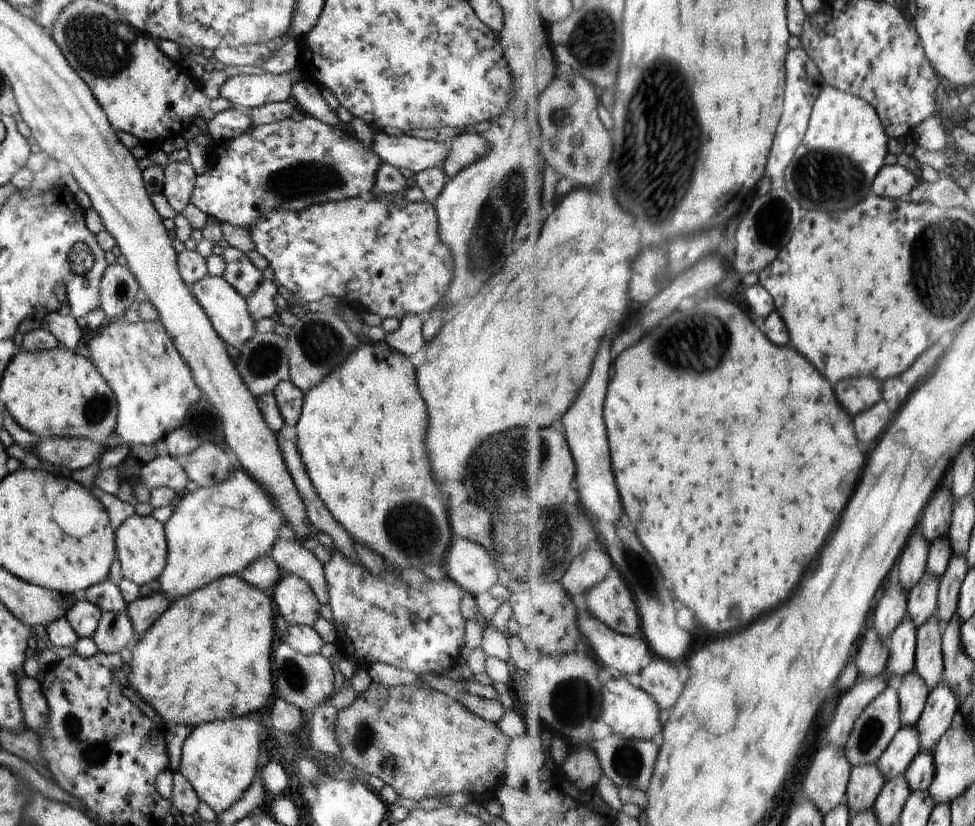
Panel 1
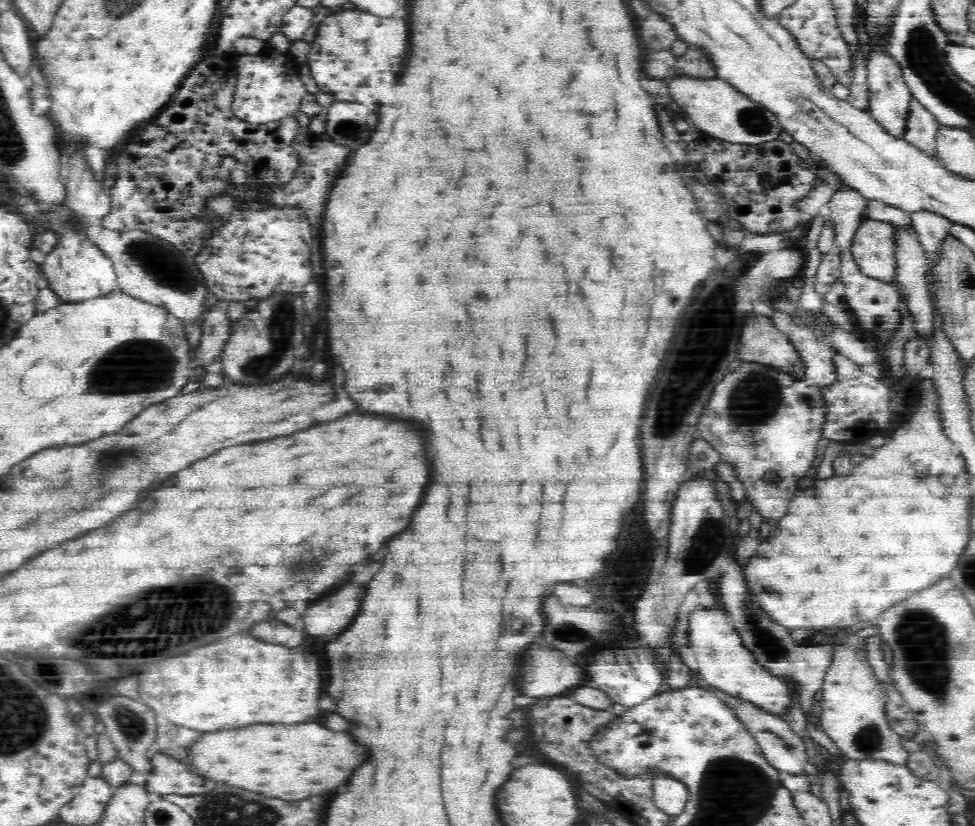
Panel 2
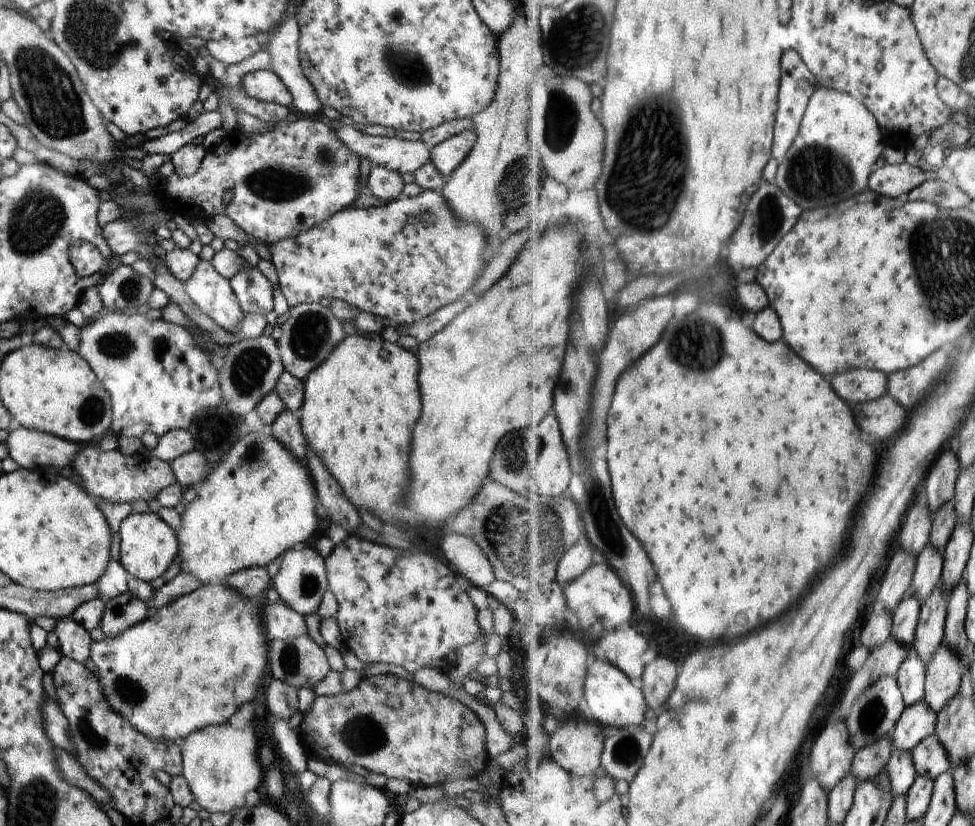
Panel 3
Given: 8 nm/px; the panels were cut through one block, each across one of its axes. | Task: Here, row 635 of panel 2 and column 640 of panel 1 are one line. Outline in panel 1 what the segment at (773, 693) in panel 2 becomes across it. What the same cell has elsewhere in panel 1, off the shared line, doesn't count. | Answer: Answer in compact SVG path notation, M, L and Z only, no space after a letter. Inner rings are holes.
M613 677L605 684L603 720L611 726L614 733L626 738L655 741L657 736L659 734L662 736L664 732L662 713L663 710L658 701L649 692L646 692L646 689L636 688L630 680Z

